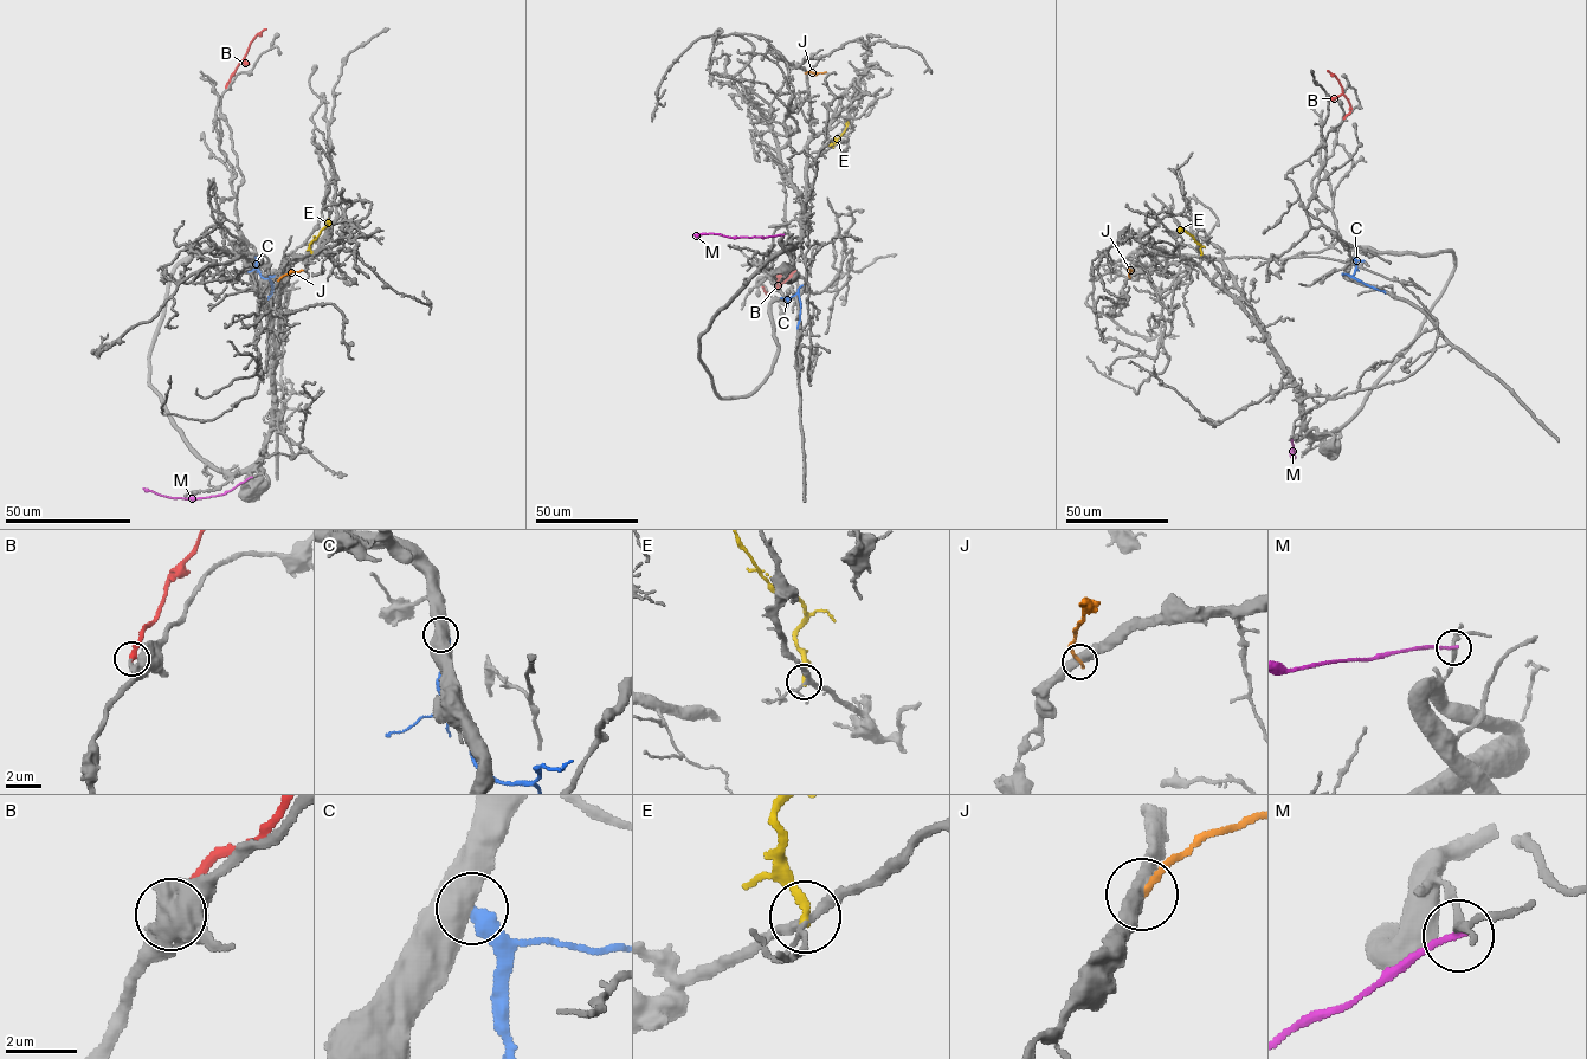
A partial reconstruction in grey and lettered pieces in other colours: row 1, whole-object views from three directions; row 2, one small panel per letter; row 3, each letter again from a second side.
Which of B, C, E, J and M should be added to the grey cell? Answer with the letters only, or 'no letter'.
B

